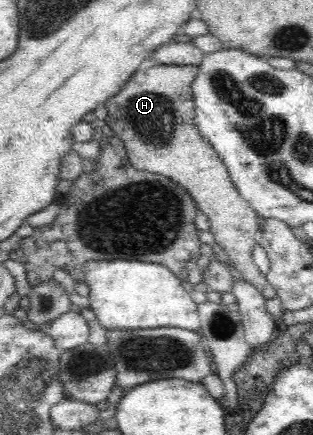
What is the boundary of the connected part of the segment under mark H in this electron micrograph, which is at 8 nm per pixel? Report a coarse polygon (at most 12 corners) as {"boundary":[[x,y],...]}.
{"boundary":[[199,66],[137,71],[103,106],[136,170],[184,186],[244,280],[258,213],[194,122]]}

